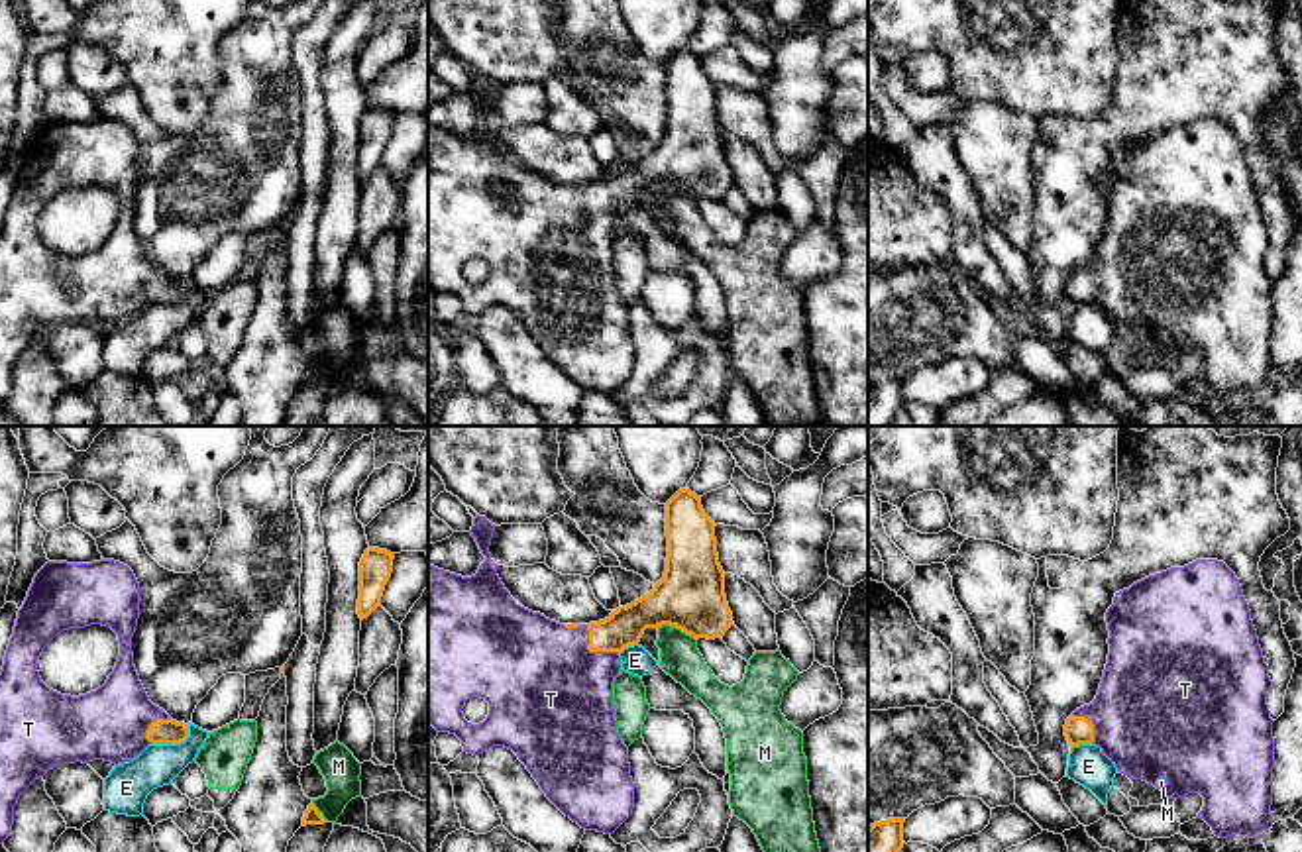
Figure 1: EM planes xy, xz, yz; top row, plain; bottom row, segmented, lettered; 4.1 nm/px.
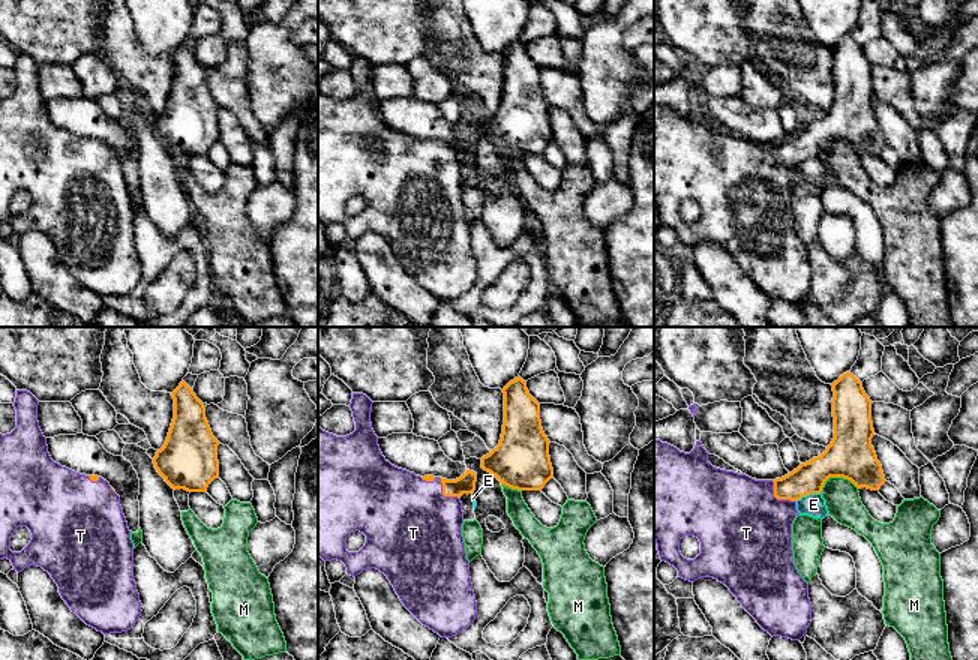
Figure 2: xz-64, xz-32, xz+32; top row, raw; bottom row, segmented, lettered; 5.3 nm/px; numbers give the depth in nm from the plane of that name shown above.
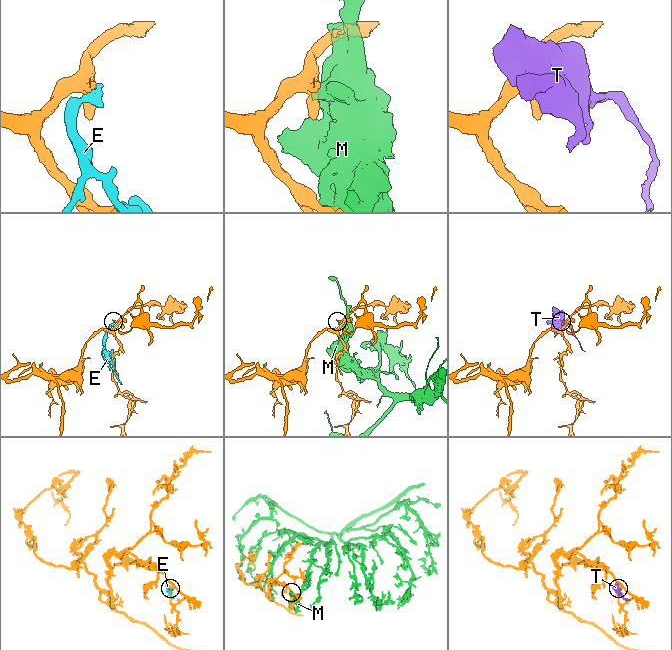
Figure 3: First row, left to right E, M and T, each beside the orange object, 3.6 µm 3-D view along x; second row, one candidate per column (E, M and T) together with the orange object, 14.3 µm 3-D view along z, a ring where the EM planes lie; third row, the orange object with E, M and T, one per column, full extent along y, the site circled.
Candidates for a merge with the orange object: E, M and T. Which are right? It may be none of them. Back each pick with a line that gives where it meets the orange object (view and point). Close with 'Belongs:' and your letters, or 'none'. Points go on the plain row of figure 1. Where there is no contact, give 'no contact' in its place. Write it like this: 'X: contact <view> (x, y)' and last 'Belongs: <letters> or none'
T: contact xz (592, 211)
Belongs: T

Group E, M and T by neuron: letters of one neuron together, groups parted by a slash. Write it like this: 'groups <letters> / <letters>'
groups E / M / T

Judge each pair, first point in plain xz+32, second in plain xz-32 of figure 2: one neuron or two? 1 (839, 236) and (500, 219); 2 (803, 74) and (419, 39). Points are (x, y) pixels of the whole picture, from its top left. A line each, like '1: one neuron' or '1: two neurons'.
1: one neuron
2: two neurons

